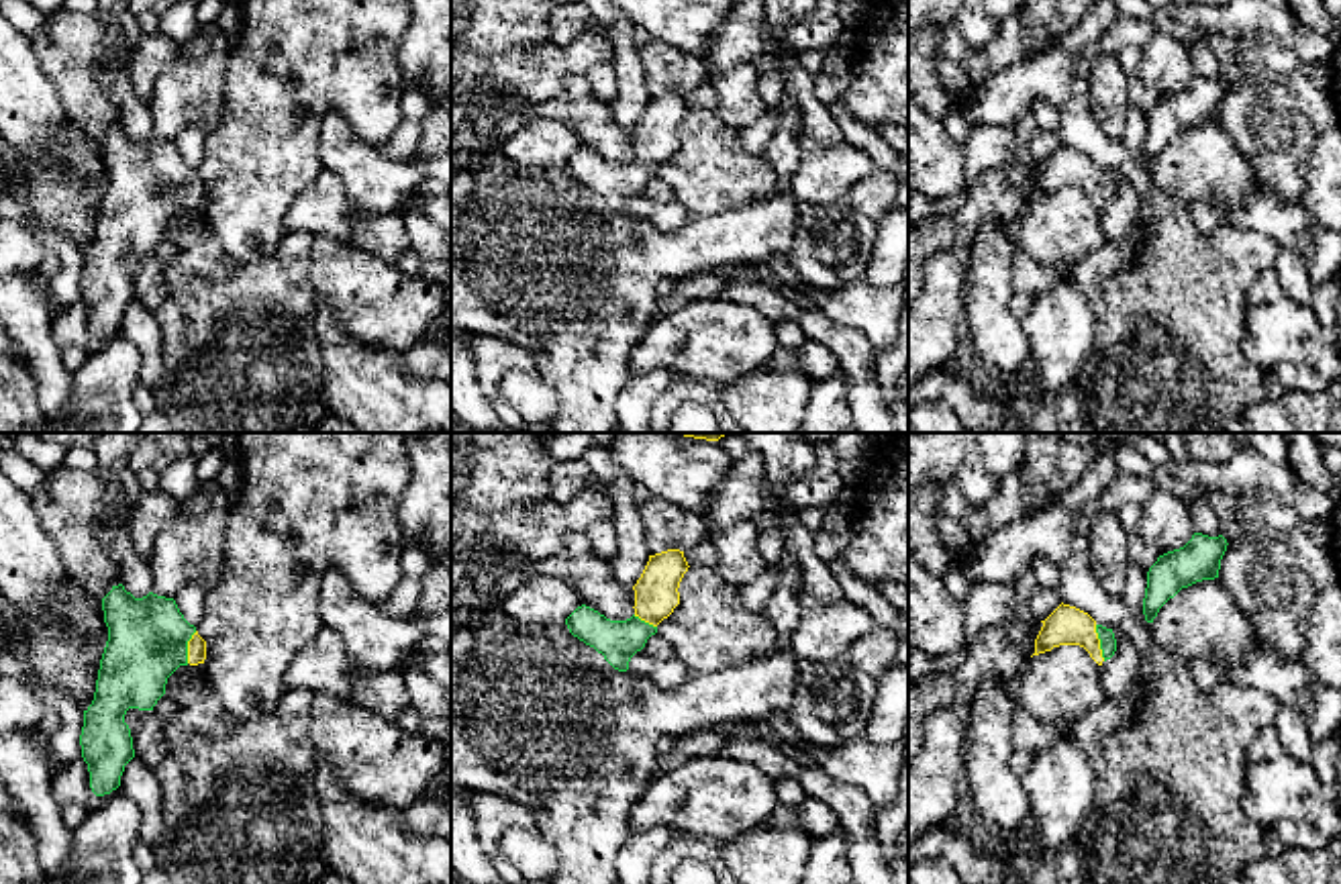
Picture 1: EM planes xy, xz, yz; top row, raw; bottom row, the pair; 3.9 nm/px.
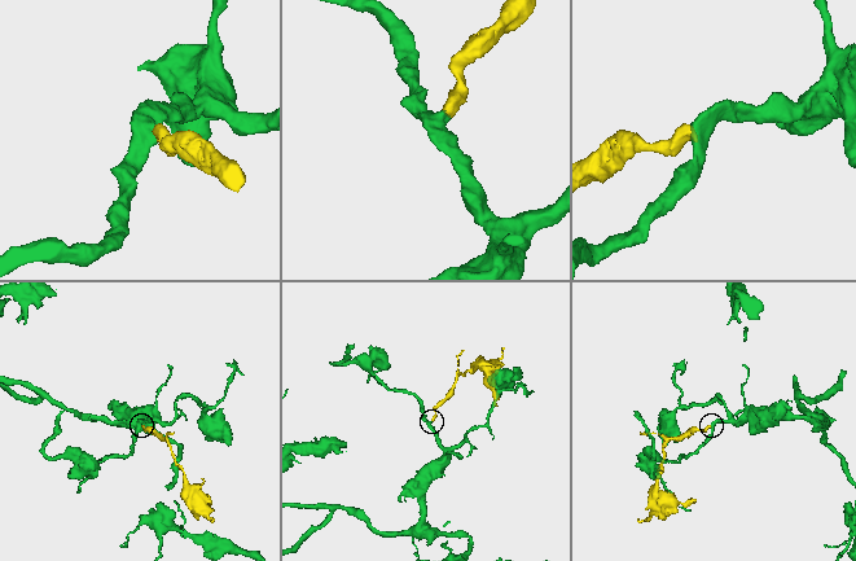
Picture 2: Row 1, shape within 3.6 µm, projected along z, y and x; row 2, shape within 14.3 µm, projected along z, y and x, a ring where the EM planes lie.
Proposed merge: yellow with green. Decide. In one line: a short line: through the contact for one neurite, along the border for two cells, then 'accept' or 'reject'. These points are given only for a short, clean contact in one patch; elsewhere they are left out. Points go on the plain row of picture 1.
line yz (1066, 168), (1082, 172), (1099, 186), (1107, 180); accept

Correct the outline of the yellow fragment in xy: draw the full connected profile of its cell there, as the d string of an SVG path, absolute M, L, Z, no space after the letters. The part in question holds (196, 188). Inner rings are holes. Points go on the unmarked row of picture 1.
M118 127L102 141L102 153L108 184L80 278L96 339L116 333L125 308L135 300L127 253L153 253L165 237L167 220L180 208L206 202L206 184L173 141L153 135L135 141Z

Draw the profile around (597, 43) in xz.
M598 29L572 45L516 45L498 53L451 57L451 178L476 174L502 143L529 125L527 104L555 96L567 76L612 63L608 37Z

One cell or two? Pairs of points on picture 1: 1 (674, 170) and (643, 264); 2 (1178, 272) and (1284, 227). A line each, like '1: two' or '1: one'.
1: two
2: two

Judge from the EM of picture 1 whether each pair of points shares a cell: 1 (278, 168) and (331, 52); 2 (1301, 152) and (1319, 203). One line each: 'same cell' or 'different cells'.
1: same cell
2: different cells

